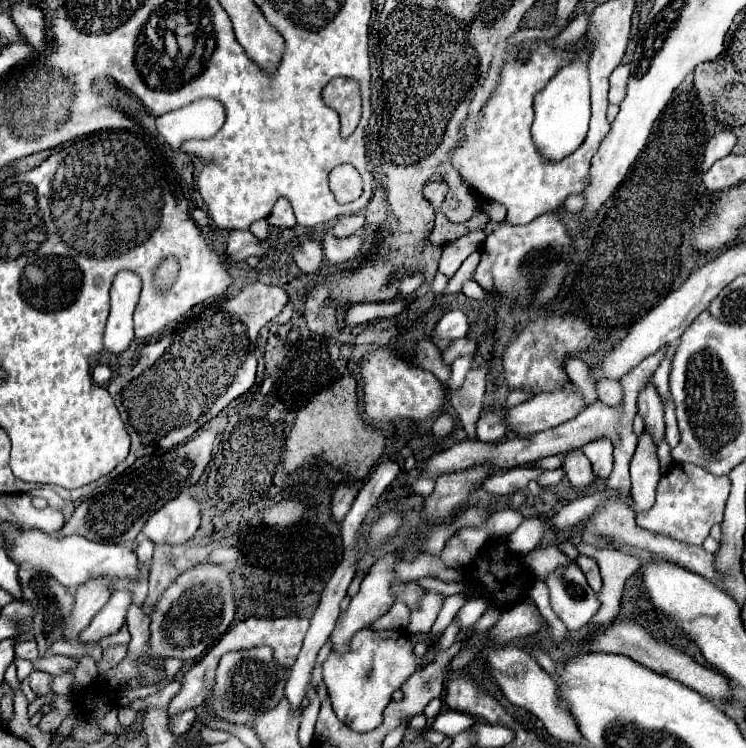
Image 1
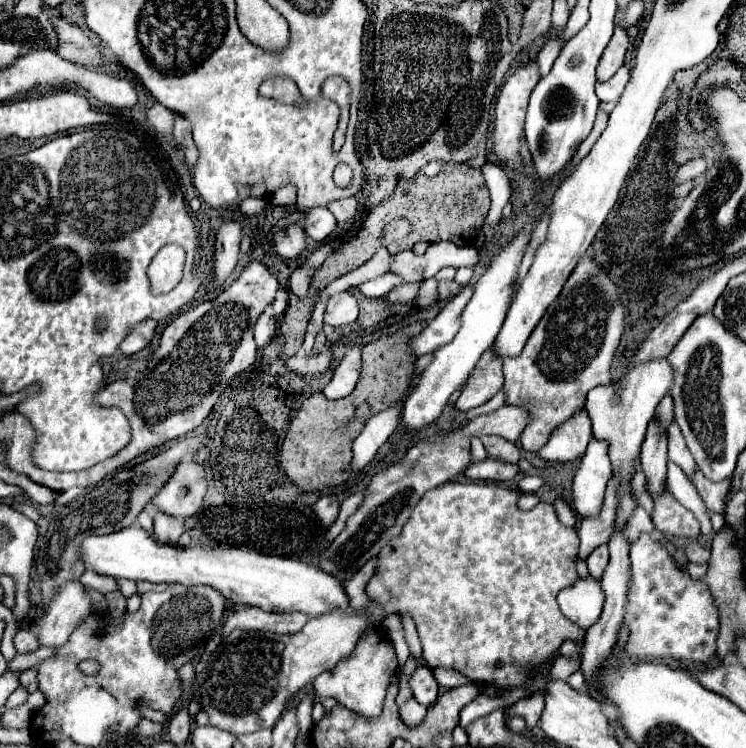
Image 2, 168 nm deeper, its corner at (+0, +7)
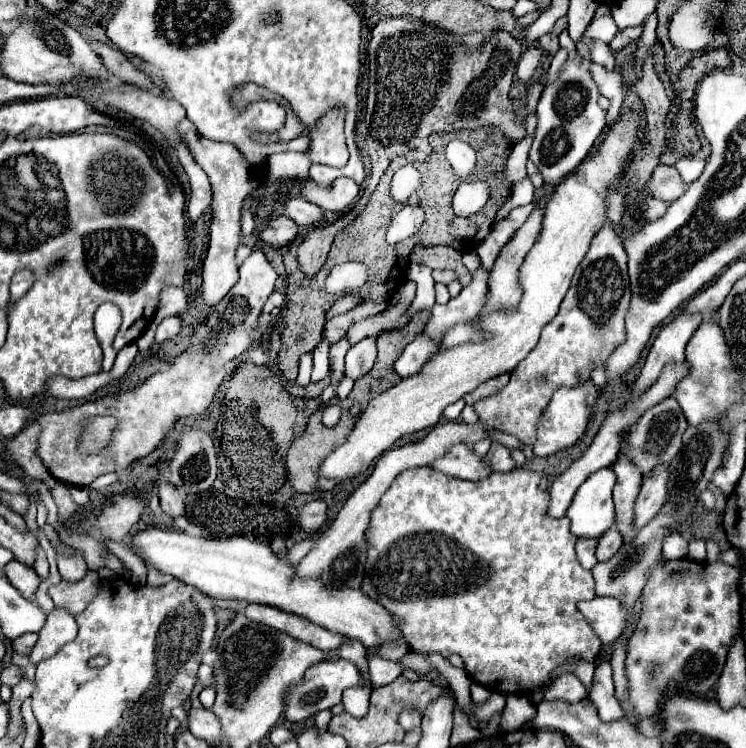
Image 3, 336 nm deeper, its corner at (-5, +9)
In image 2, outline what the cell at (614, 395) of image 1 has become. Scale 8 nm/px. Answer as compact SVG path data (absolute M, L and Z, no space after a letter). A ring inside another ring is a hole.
M584 257L570 279L566 281L558 299L546 309L544 317L528 337L522 353L518 357L504 357L504 391L508 405L524 405L532 413L532 425L524 429L520 435L520 443L524 451L538 451L548 441L554 427L562 425L562 421L570 419L576 407L582 407L586 401L586 393L592 385L610 385L610 365L614 351L620 343L620 335L624 331L624 309L620 307L620 297L616 297L618 289L608 281L606 273L596 265L592 257Z

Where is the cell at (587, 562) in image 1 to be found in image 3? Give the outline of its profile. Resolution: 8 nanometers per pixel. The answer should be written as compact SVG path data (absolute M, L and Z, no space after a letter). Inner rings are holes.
M615 527L605 531L605 535L601 535L599 543L597 543L597 561L611 559L619 551L621 543L623 543L623 537Z

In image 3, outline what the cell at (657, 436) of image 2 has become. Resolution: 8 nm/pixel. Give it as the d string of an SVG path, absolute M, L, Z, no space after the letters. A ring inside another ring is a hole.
M665 465L655 467L655 471L651 471L651 475L645 477L643 487L637 495L637 503L635 503L637 529L645 527L653 519L653 515L663 507L667 499L667 477L669 477L669 471Z

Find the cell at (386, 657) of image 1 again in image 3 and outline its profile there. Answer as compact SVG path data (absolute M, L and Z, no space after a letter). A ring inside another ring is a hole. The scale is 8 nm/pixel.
M321 661L321 663L315 663L313 667L309 667L309 671L305 673L305 679L303 683L291 687L287 693L285 693L285 717L287 721L291 723L301 723L313 715L317 715L319 711L323 709L331 709L333 705L341 703L341 693L349 687L357 687L357 685L369 685L367 681L361 679L361 673L359 669L349 663L349 661Z

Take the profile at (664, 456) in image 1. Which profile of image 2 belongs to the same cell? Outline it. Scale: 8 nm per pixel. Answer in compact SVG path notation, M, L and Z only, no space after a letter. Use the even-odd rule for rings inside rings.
M668 461L668 487L672 491L672 495L684 505L688 507L692 513L696 513L696 517L702 523L702 535L710 535L712 533L712 525L710 525L710 517L704 509L704 503L700 501L700 495L696 493L696 489L690 485L690 481L686 479L684 471L674 463Z

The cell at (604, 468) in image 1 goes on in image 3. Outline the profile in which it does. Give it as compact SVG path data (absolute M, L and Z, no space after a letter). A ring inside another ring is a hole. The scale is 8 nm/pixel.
M609 467L593 473L575 493L567 517L571 521L571 533L575 537L597 539L607 529L611 529L615 519L613 507L613 485L615 475Z

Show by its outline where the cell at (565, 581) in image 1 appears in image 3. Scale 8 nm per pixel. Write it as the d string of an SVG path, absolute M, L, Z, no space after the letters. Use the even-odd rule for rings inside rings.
M595 597L591 601L581 601L579 611L587 617L589 625L601 637L605 645L611 645L623 635L629 621L629 611L615 597Z

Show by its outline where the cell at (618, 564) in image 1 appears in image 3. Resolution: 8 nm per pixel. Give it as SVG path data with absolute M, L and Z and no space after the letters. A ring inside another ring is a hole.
M509 695L507 705L503 709L501 717L501 729L503 731L517 731L521 725L525 725L535 715L535 705L521 695Z

